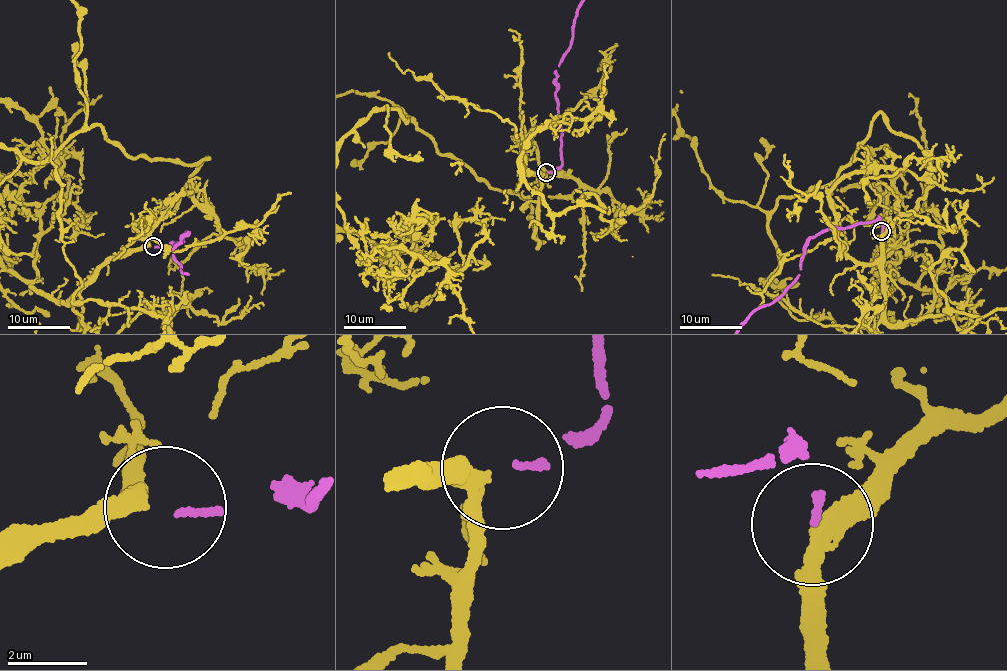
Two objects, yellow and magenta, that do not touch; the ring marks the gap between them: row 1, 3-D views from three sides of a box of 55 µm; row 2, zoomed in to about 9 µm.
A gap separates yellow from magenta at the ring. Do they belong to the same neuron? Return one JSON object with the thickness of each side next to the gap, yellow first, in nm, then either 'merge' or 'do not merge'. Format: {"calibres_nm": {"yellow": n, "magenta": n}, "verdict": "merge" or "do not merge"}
{"calibres_nm": {"yellow": 320, "magenta": 190}, "verdict": "merge"}

